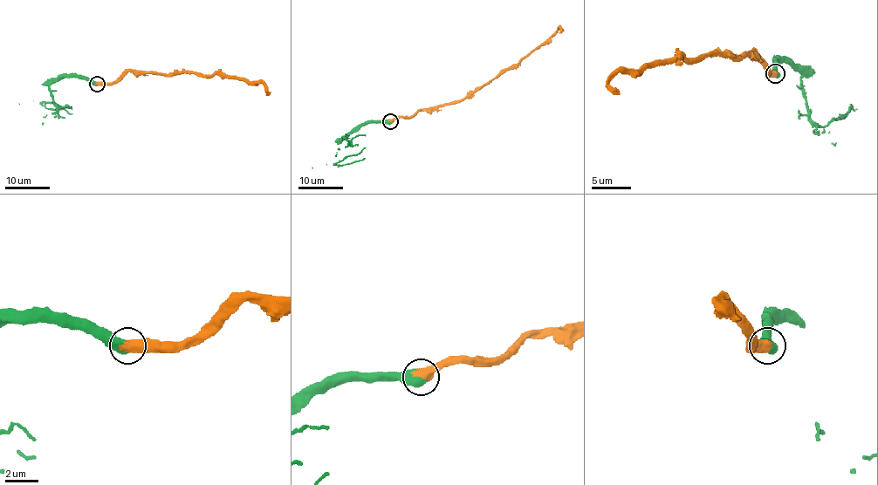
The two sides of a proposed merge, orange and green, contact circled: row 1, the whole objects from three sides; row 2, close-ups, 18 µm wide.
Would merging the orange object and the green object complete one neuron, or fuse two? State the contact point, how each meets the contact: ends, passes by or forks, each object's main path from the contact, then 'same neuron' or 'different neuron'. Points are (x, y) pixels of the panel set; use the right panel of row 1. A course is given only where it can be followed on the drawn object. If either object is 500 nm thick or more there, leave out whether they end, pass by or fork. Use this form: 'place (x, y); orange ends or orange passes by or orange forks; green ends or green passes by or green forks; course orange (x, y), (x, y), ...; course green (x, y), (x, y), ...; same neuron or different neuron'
place (775, 73); course orange (775, 74), (767, 74), (754, 52), (682, 57), (655, 60), (639, 70), (621, 70), (607, 84), (620, 93); course green (775, 74), (778, 62), (789, 62), (800, 76), (816, 133), (832, 119), (841, 119), (851, 107), (840, 112); same neuron

